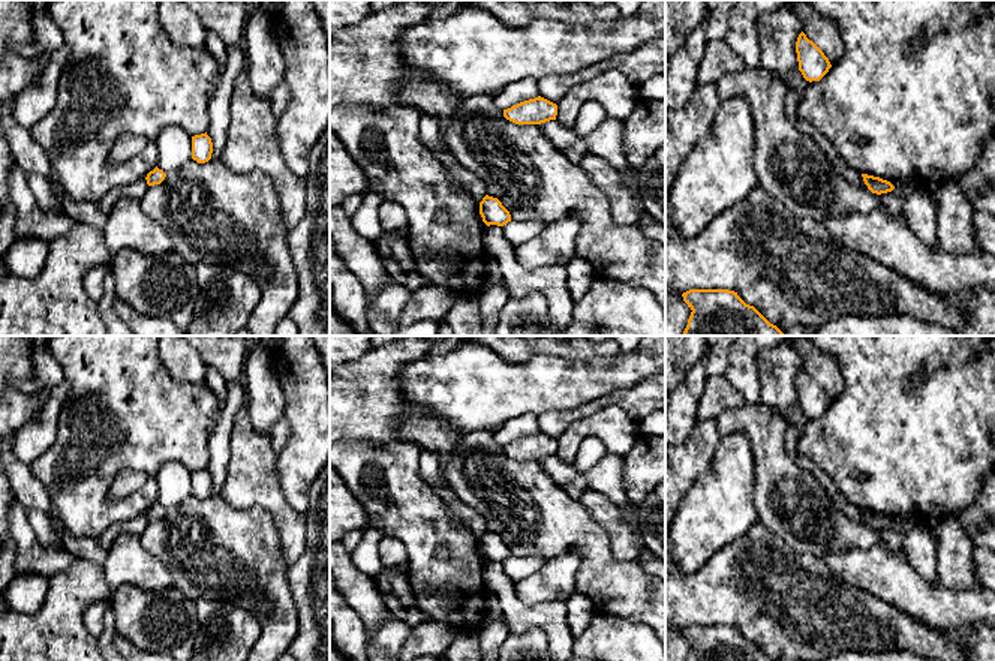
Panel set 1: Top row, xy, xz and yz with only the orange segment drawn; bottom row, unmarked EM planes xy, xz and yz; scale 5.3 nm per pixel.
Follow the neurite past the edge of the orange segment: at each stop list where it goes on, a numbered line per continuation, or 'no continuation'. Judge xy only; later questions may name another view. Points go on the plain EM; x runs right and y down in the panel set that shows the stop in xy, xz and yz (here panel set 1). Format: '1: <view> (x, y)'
no continuation

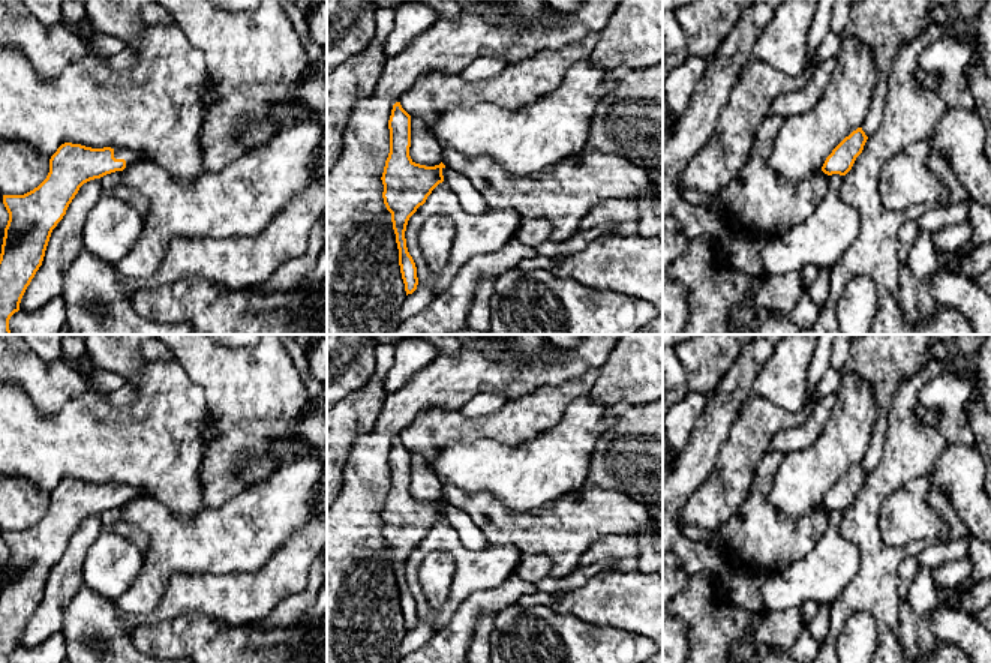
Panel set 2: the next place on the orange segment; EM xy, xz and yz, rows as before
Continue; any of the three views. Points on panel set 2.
1: xy (129, 492)

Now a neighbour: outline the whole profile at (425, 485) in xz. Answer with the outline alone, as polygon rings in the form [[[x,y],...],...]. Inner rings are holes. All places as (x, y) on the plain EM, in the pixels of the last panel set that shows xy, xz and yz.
[[[411,453],[409,492],[412,498],[426,502],[435,502],[442,498],[442,483],[418,453]]]

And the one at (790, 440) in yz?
[[[835,394],[823,396],[805,423],[798,428],[789,428],[777,432],[771,440],[768,450],[789,454],[813,446],[823,432],[834,405]]]

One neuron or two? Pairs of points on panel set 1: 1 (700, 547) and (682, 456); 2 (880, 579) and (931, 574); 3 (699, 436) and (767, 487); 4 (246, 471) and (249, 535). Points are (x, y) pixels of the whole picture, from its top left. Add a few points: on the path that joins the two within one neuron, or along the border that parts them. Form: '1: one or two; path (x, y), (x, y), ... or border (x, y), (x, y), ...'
1: two; border (712, 463), (693, 483), (681, 501)
2: two; border (898, 550), (926, 580), (938, 582)
3: two; border (714, 420), (721, 435)
4: two; border (219, 493), (233, 507), (264, 508), (277, 529)

